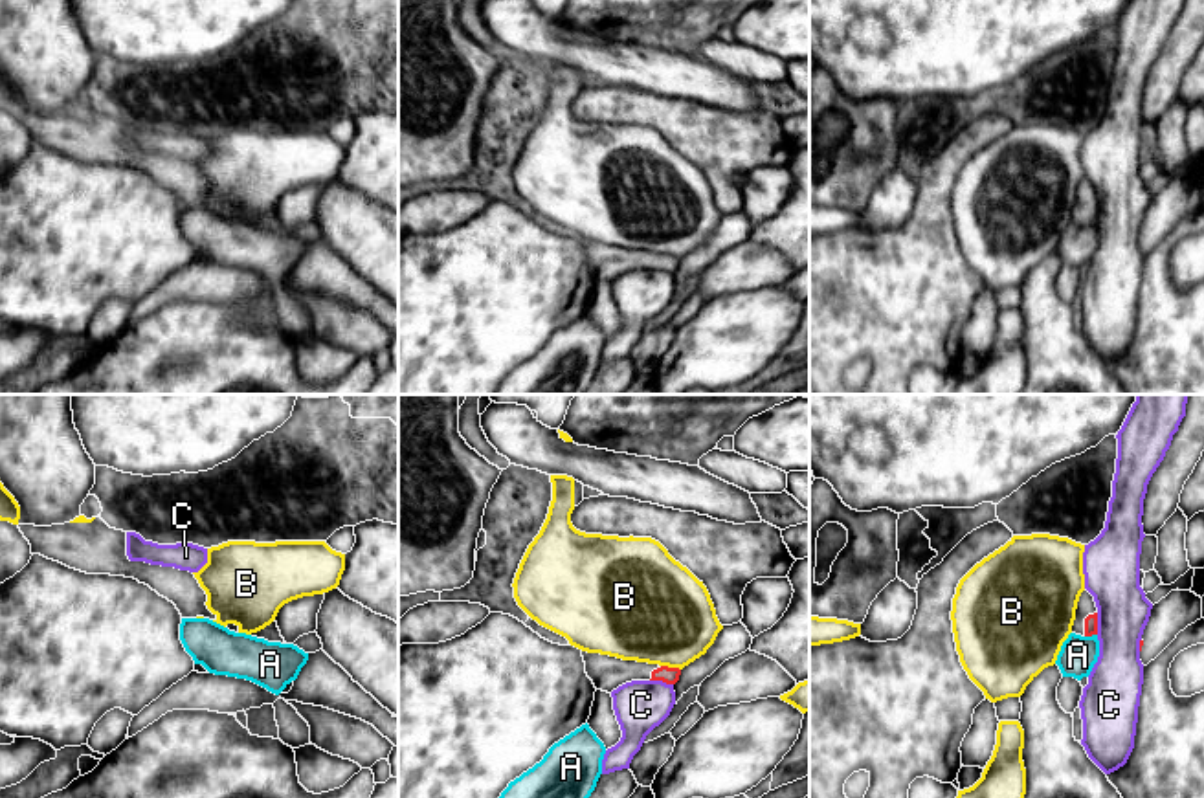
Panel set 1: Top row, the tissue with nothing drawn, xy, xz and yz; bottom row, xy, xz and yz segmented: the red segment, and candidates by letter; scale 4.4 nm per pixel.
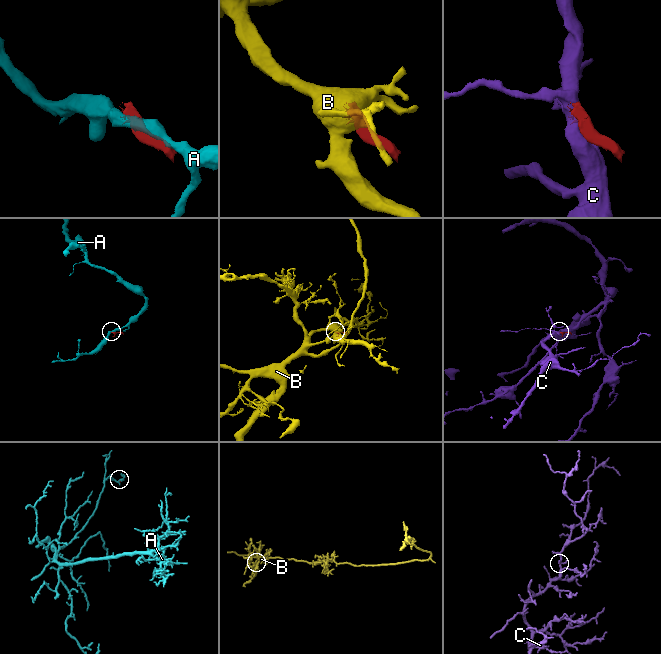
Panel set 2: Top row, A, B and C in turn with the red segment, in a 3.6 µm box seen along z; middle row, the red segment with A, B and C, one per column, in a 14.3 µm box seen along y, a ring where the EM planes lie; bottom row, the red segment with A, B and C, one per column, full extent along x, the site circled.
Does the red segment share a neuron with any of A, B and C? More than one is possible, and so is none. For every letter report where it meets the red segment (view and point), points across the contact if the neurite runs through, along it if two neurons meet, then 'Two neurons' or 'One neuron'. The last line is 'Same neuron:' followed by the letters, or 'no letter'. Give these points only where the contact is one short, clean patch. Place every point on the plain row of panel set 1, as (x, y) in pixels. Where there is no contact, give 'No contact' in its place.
A: Touches red at yz (1091, 224). Boundary: yz (1096, 222), (1085, 226). Two neurons
B: Touches red at xz (670, 257). Boundary: xz (661, 254), (680, 259). Two neurons
C: Touches red at xz (661, 268). Two neurons
Same neuron: no letter

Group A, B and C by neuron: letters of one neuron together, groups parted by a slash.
A / B / C

